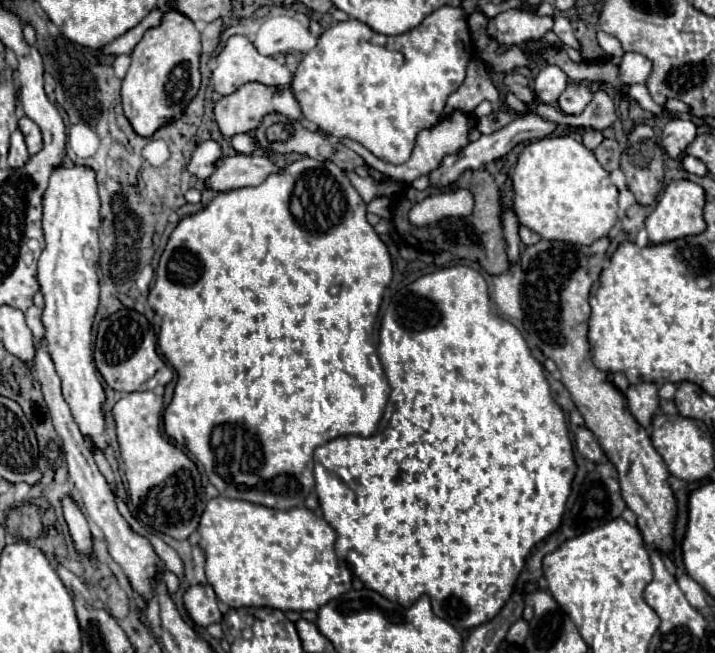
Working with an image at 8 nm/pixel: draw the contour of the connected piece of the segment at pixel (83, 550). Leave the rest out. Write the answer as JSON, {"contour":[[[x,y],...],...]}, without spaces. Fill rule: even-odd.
{"contour":[[[65,495],[61,503],[63,503],[63,517],[67,521],[75,551],[81,557],[91,557],[93,555],[93,541],[91,541],[91,529],[89,529],[89,521],[87,521],[85,513],[81,511],[79,503],[71,495]]]}

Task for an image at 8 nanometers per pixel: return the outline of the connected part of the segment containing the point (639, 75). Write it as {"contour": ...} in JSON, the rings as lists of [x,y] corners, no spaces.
{"contour":[[[625,53],[623,63],[619,65],[619,77],[623,83],[645,83],[651,73],[651,61],[641,53]]]}

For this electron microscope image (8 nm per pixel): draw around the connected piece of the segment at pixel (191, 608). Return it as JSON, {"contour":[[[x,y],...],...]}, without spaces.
{"contour":[[[193,585],[183,595],[183,605],[199,627],[209,627],[211,623],[221,623],[223,615],[217,607],[217,597],[211,585]]]}

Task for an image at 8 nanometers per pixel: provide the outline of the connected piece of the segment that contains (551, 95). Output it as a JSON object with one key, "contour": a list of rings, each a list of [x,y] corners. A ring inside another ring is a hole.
{"contour":[[[545,65],[535,79],[537,99],[549,105],[553,105],[559,99],[565,87],[567,87],[567,75],[555,65]]]}

